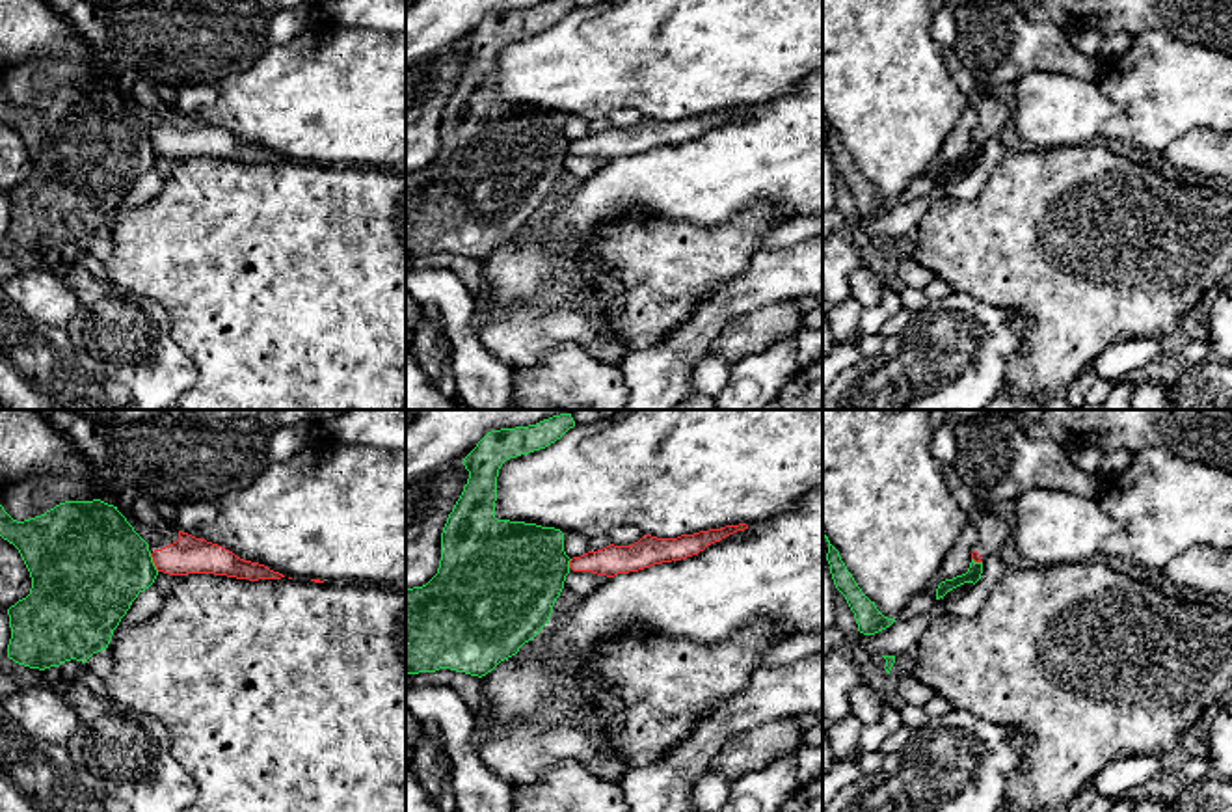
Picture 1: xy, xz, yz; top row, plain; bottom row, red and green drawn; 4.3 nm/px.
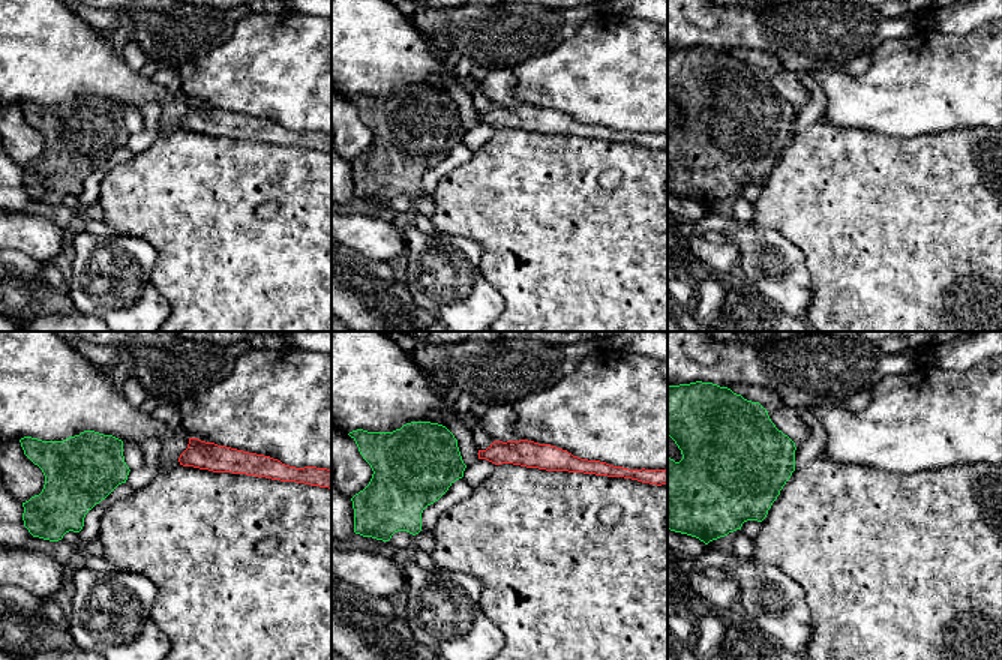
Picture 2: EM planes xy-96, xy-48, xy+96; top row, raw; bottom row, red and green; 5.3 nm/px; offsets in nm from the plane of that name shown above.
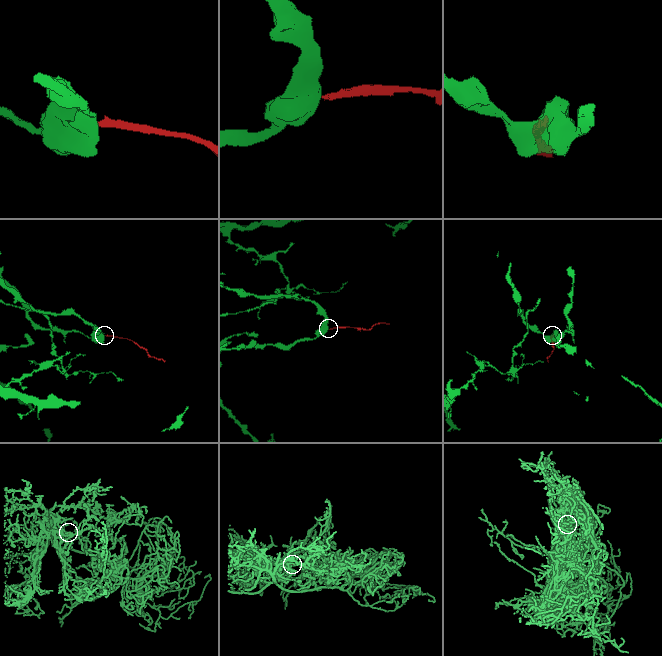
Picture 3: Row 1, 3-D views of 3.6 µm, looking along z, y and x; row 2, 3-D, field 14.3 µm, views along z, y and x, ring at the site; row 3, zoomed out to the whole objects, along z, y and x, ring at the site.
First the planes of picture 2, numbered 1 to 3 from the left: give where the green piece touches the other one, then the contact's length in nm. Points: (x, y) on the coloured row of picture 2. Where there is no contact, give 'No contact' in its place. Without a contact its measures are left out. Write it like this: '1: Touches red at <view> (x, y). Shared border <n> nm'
1: No contact
2: No contact
3: No contact

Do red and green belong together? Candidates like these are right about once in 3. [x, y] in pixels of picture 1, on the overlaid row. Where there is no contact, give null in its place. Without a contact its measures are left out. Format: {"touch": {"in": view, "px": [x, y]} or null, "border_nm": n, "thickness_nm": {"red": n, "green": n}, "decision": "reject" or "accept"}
{"touch": {"in": "xy", "px": [153, 561]}, "border_nm": 90, "thickness_nm": {"red": 160, "green": 440}, "decision": "reject"}

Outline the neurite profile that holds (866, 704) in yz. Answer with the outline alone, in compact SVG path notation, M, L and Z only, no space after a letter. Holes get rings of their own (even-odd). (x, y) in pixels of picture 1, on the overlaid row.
M862 682L850 695L852 713L862 724L875 724L882 717L882 700L875 689Z

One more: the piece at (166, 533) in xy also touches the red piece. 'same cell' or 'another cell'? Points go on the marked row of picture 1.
same cell

